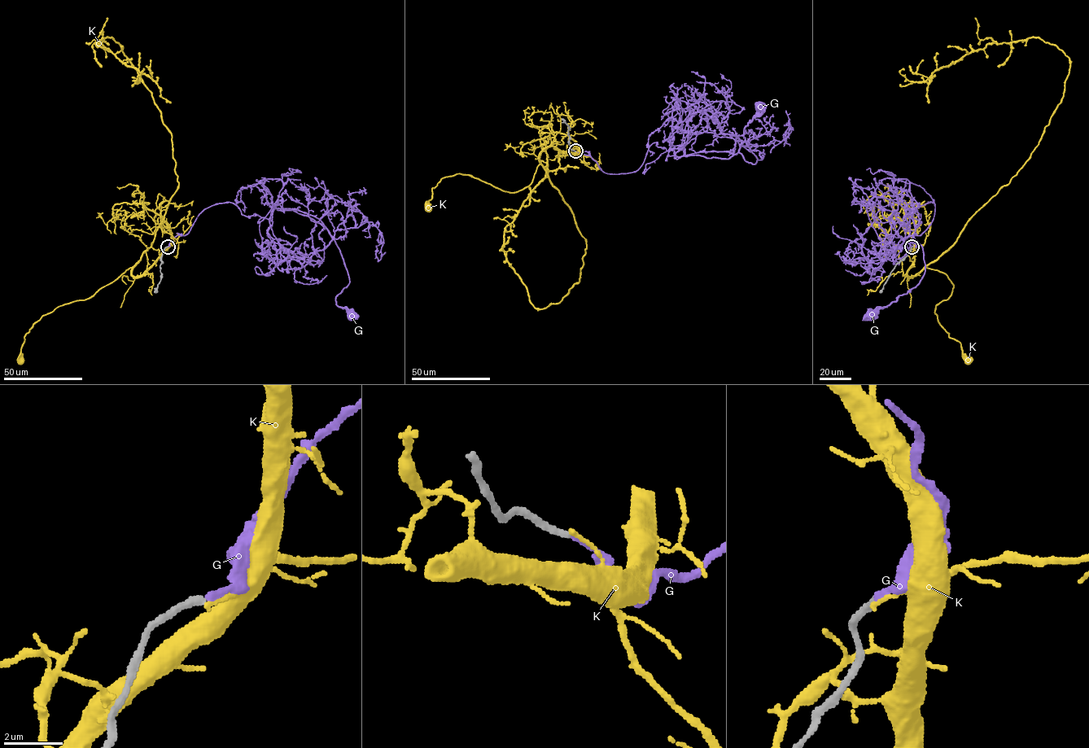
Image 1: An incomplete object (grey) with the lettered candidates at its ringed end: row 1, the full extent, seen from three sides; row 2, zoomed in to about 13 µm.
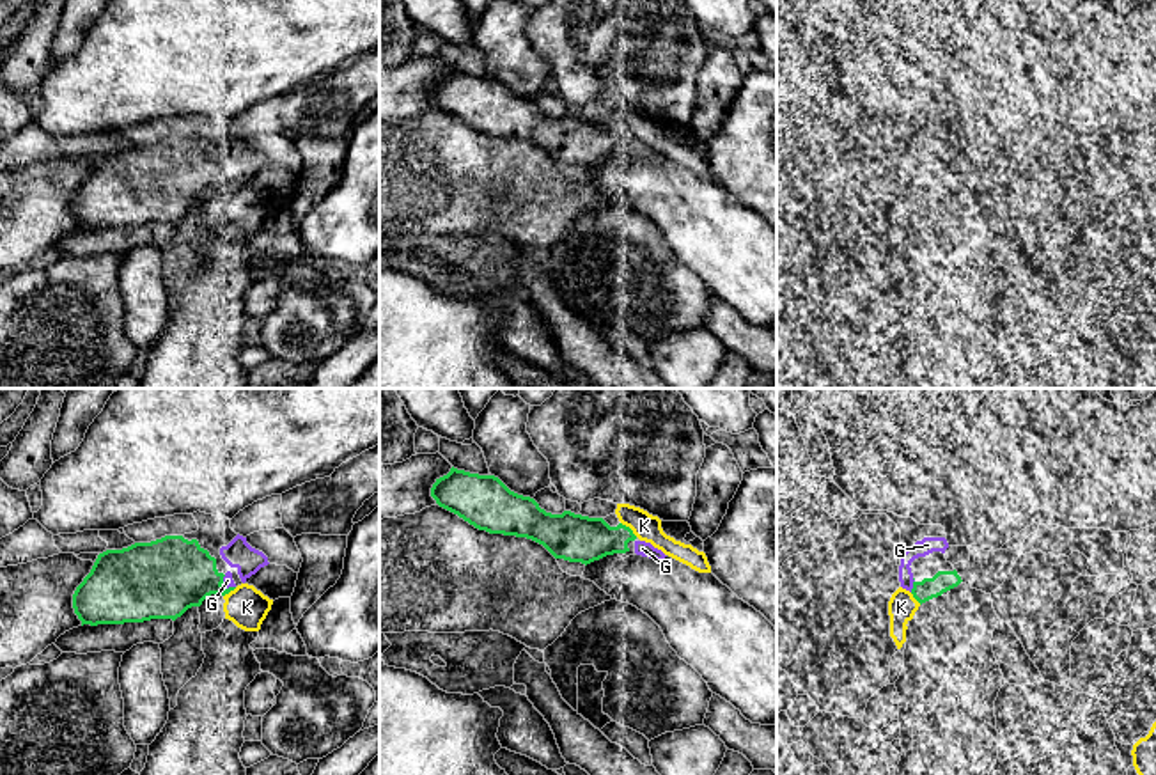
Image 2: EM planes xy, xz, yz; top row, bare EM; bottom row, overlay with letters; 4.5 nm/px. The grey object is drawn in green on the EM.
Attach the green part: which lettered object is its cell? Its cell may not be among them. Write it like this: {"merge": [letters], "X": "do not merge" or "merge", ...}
{"merge": ["G"], "G": "merge", "K": "do not merge"}

